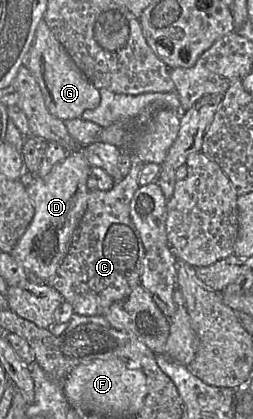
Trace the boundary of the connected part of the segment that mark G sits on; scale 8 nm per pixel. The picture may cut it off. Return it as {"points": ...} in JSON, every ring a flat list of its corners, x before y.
{"points":[[43,19,38,25,25,65,39,84,45,105,53,116,67,121,81,117,84,111,100,105,100,88,94,85,78,68]]}

